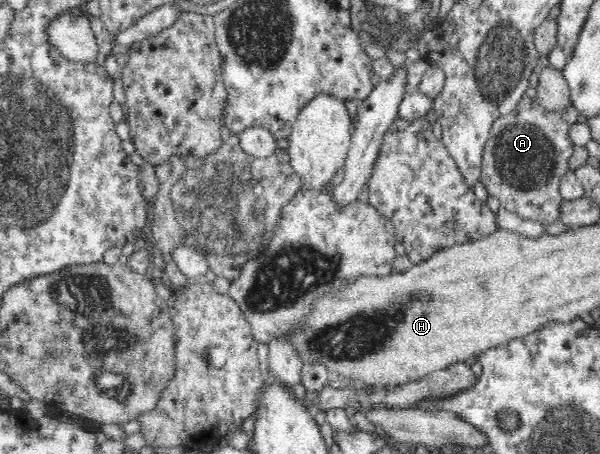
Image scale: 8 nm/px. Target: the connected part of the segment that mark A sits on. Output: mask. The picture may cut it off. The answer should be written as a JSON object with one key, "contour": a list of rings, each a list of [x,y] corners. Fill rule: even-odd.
{"contour":[[[526,95],[512,112],[496,122],[484,146],[479,182],[490,196],[498,198],[500,207],[542,225],[558,220],[560,178],[569,171],[573,151],[568,126],[560,113],[545,110],[537,98]]]}

